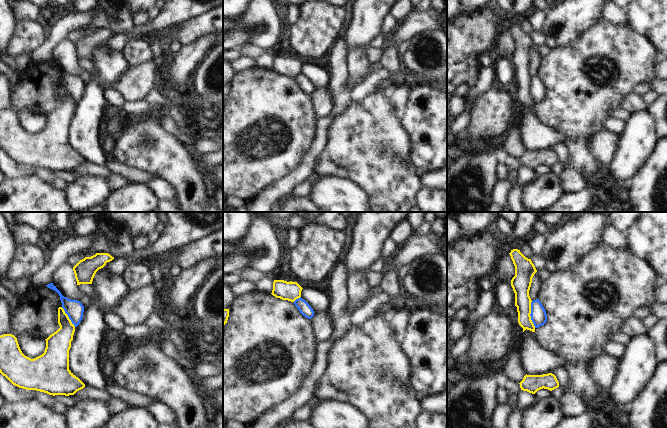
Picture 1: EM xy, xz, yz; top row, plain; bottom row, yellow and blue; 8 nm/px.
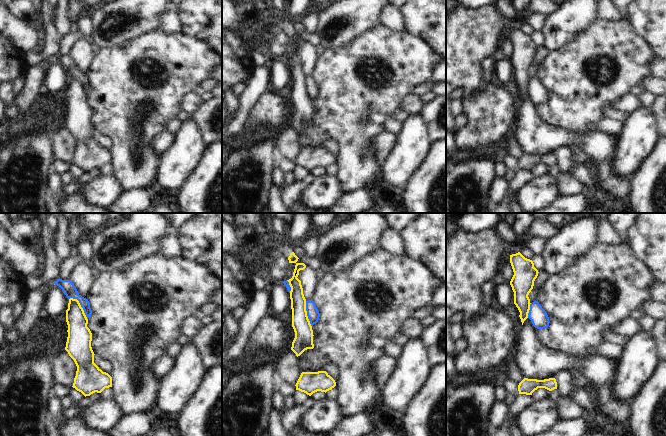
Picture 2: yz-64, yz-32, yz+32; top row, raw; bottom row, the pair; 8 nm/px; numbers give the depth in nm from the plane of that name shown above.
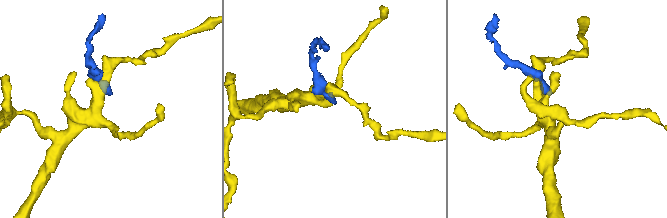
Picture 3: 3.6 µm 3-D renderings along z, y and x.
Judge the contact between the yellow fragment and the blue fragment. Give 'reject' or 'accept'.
reject

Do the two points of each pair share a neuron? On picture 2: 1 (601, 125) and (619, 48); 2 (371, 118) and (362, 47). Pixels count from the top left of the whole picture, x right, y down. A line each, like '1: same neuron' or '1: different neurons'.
1: different neurons
2: same neuron

